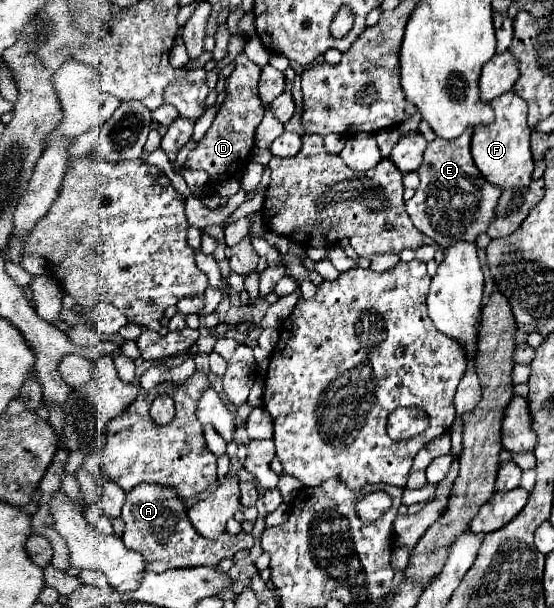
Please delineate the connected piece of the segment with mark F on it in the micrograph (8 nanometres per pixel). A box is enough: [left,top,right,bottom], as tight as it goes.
[471,94,533,190]

